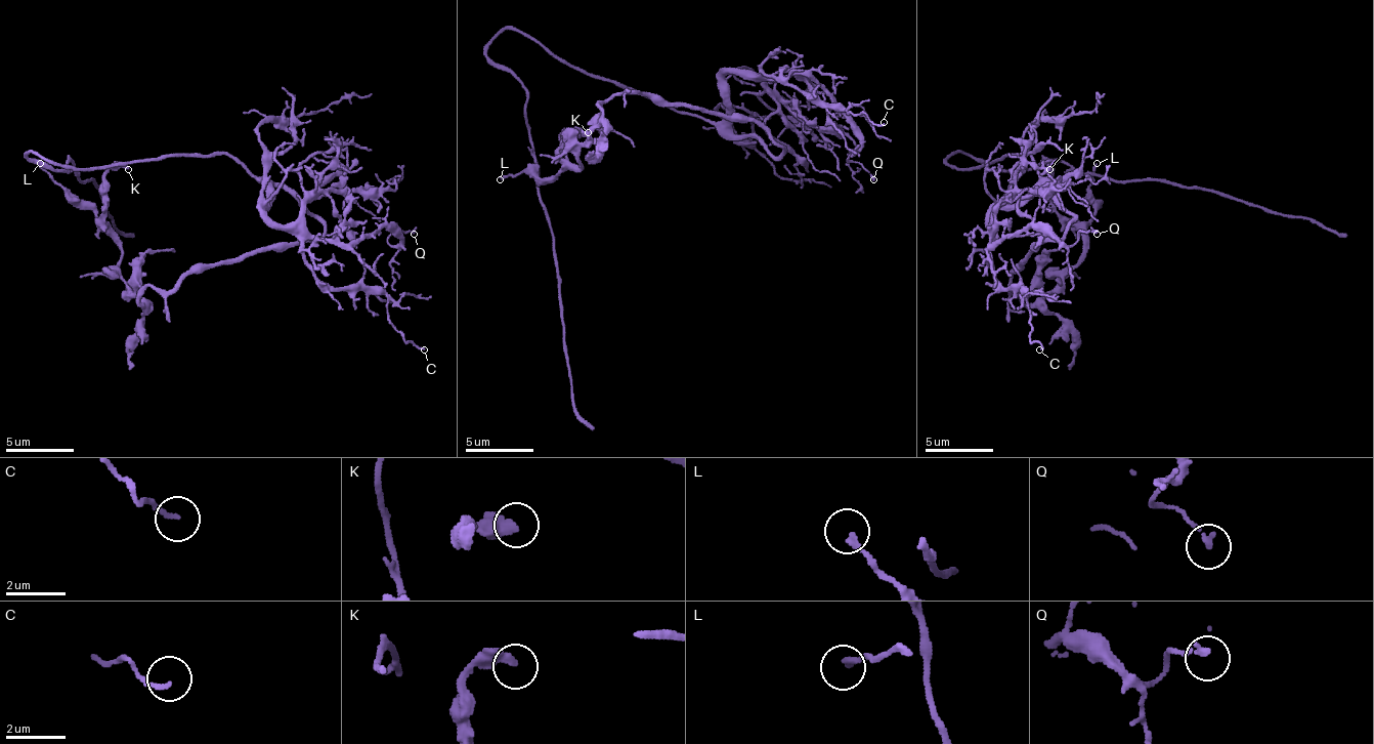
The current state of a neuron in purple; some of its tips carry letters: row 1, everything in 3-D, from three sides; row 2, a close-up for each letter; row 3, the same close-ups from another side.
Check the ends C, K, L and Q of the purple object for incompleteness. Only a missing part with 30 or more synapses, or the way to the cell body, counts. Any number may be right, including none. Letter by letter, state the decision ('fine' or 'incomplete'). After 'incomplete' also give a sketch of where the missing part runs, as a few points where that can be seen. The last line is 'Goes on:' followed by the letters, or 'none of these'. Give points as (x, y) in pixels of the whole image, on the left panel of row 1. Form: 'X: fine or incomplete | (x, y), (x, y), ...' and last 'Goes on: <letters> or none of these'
C: fine
K: fine
L: fine
Q: fine
Goes on: none of these

